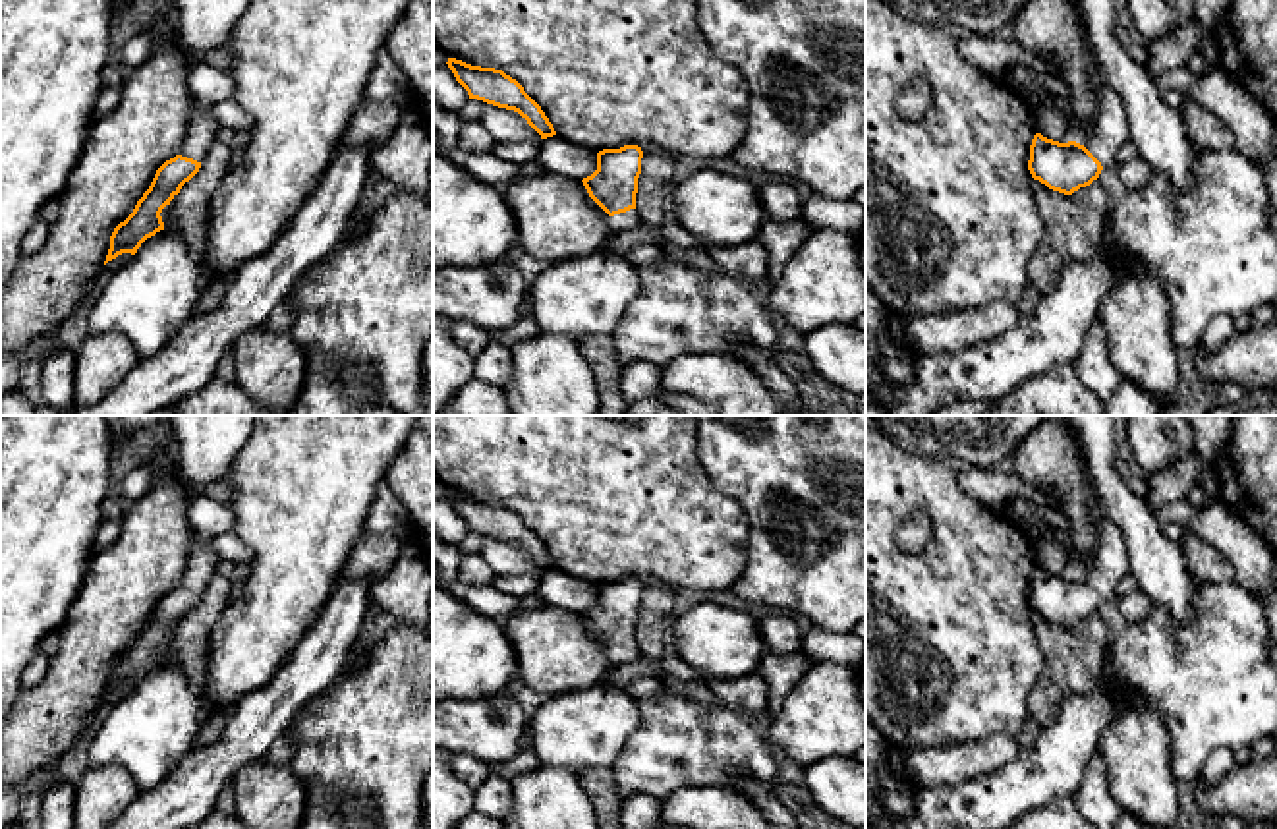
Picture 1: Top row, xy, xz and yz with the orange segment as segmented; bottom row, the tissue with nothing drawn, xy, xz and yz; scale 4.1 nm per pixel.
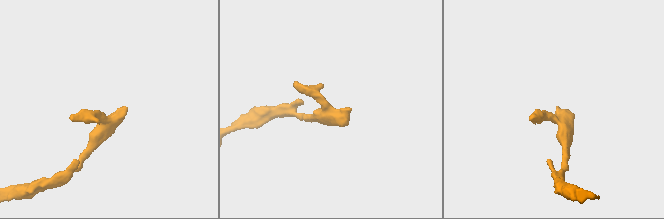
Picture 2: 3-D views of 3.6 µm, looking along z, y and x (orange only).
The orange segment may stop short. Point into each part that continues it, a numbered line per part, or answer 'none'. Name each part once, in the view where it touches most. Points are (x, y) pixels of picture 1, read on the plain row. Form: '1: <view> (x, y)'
1: xz (626, 656)

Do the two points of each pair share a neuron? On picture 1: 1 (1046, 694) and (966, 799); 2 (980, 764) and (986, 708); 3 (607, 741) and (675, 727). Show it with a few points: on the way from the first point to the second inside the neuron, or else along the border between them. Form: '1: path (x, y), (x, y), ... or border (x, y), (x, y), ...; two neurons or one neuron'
1: border (1080, 696), (1071, 696), (1046, 727); two neurons
2: border (1015, 735), (986, 735), (937, 746); two neurons
3: border (640, 700), (640, 723), (609, 768); two neurons

